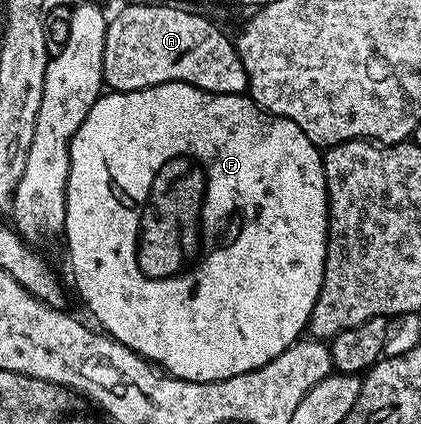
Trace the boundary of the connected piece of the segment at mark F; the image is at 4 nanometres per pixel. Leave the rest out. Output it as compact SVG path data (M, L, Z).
M163 83L157 87L147 87L137 91L113 91L101 94L94 101L90 113L86 113L86 121L74 133L70 145L70 173L68 174L68 188L66 189L66 221L64 222L63 238L68 238L68 251L72 254L72 275L76 278L76 287L88 306L88 311L101 323L107 334L111 335L117 343L126 345L134 353L138 353L150 363L163 367L169 375L194 381L195 383L209 383L226 377L234 377L238 373L246 373L266 365L278 353L282 353L290 344L297 342L305 334L308 320L312 317L312 310L318 301L318 293L322 289L322 277L324 276L324 258L328 248L328 190L324 180L324 160L321 148L302 133L300 126L294 121L284 119L280 115L271 115L269 111L252 102L247 94L243 95L219 95L198 89L189 83Z

